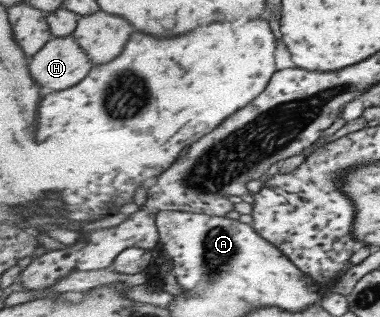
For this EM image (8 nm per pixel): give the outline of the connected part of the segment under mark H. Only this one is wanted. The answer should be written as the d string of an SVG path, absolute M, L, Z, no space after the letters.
M73 36L54 38L30 59L30 71L45 93L78 85L94 67L92 57Z

